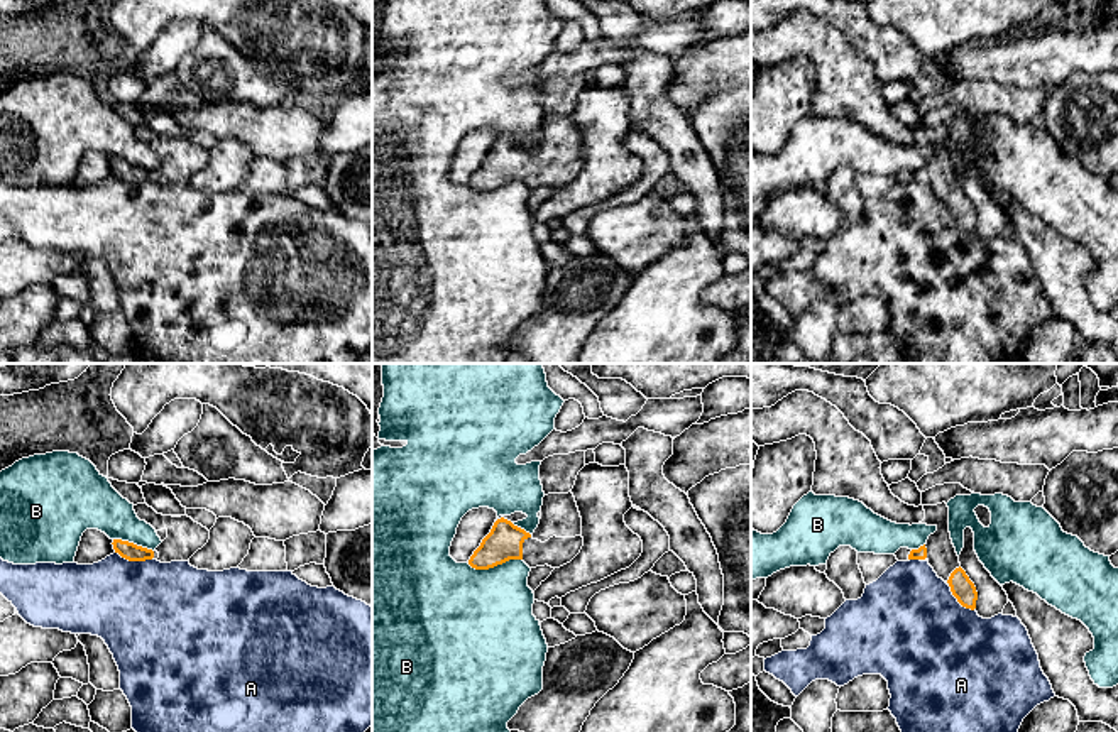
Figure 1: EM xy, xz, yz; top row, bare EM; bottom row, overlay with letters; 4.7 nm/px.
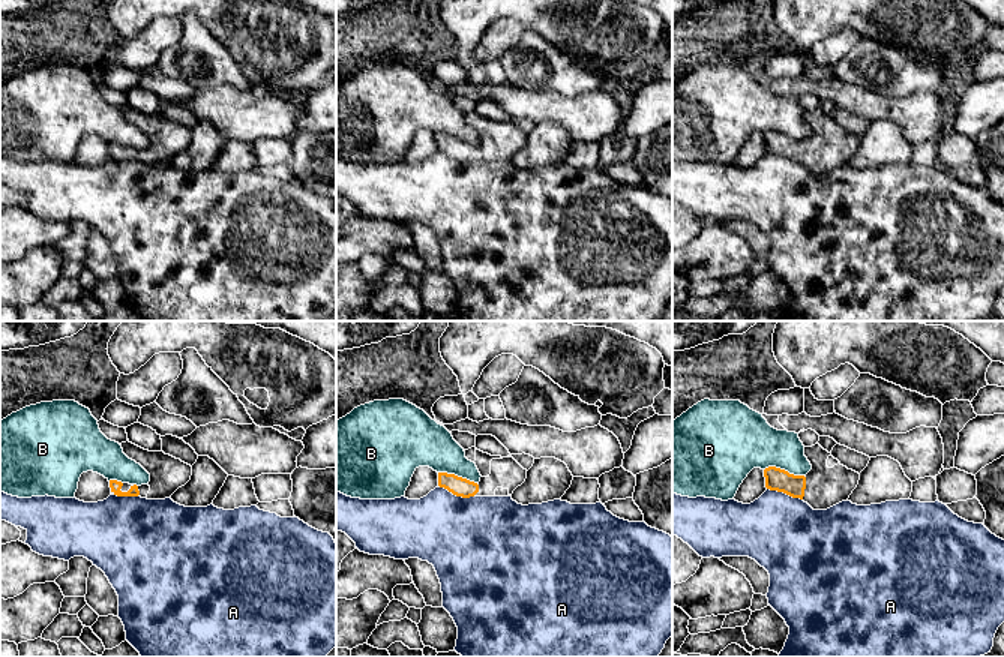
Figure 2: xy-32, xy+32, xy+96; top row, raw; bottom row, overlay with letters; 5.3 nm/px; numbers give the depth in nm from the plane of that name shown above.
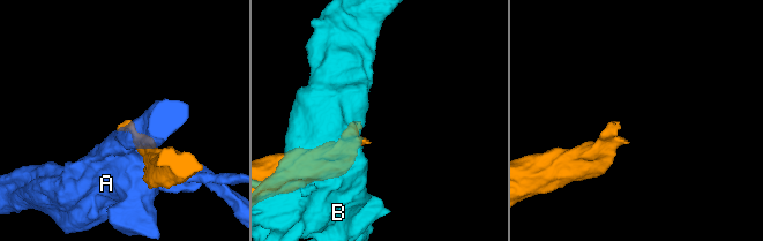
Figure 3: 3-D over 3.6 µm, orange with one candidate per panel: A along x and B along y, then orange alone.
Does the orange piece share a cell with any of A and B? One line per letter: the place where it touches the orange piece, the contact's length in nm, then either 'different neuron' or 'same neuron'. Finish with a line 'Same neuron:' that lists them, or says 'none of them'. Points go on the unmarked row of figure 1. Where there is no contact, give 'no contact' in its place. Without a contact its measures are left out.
A: xy (134, 181) | 190 nm | different neuron
B: xz (494, 186) | 260 nm | different neuron
Same neuron: none of them

